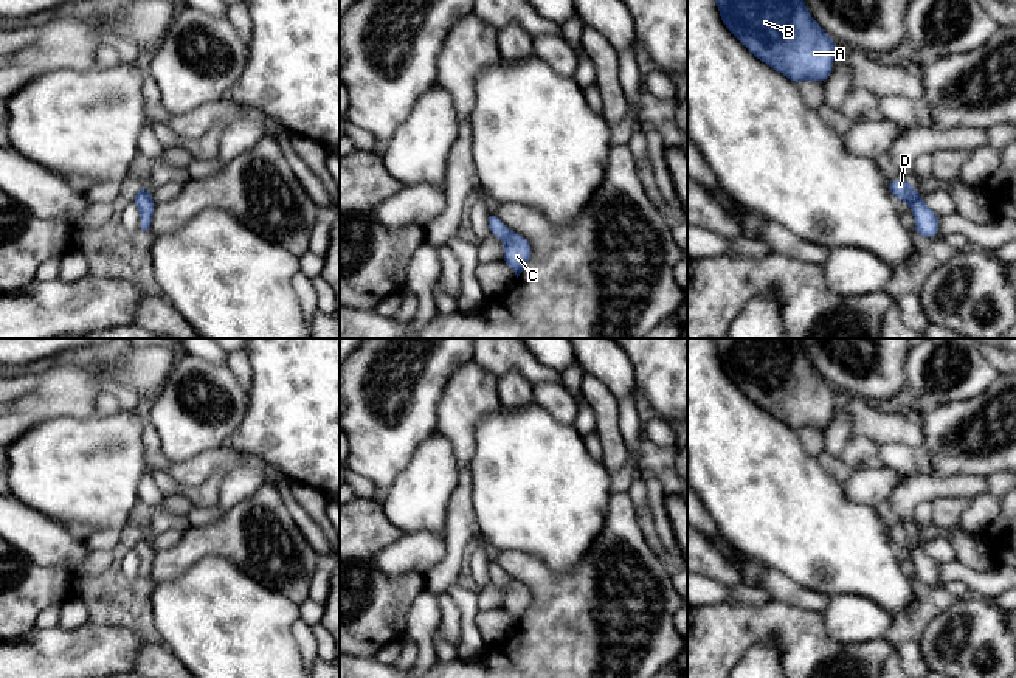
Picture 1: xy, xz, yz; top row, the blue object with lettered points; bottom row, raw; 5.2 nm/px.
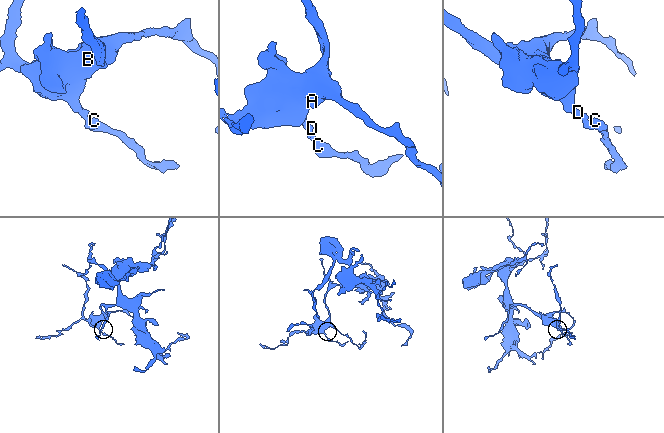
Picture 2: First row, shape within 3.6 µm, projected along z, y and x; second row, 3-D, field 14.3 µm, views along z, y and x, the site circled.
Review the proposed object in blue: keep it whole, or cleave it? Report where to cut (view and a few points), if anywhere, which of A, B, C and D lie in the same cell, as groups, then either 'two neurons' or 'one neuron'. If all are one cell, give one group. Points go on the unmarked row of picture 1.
no cut; A B C D; one neuron

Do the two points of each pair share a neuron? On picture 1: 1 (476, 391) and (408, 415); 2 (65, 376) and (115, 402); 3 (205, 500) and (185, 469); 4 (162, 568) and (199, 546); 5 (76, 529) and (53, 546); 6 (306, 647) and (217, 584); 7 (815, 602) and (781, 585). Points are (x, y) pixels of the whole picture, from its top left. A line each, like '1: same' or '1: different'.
1: different
2: different
3: different
4: same
5: different
6: different
7: same

